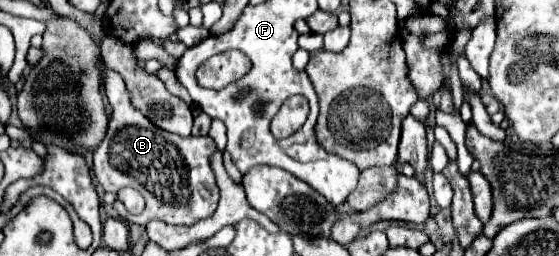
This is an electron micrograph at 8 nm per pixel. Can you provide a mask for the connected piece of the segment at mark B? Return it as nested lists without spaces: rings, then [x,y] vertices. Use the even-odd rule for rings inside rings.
[[[101,65],[105,79],[105,93],[113,107],[109,129],[101,145],[93,153],[93,173],[115,173],[115,193],[121,187],[135,187],[147,201],[141,215],[129,215],[119,211],[119,217],[127,223],[149,223],[151,219],[161,219],[173,225],[193,225],[199,219],[211,217],[220,200],[219,187],[215,185],[215,173],[211,169],[211,157],[217,151],[211,137],[179,137],[167,133],[141,115],[129,103],[129,91],[121,75]],[[115,151],[115,155],[109,155]]]

